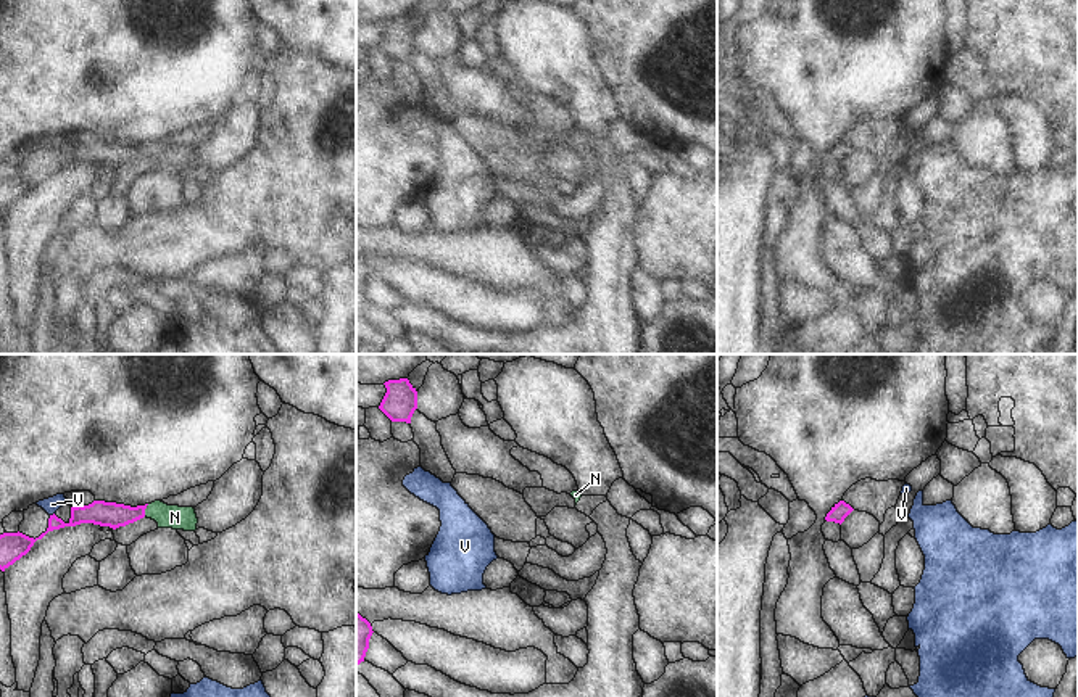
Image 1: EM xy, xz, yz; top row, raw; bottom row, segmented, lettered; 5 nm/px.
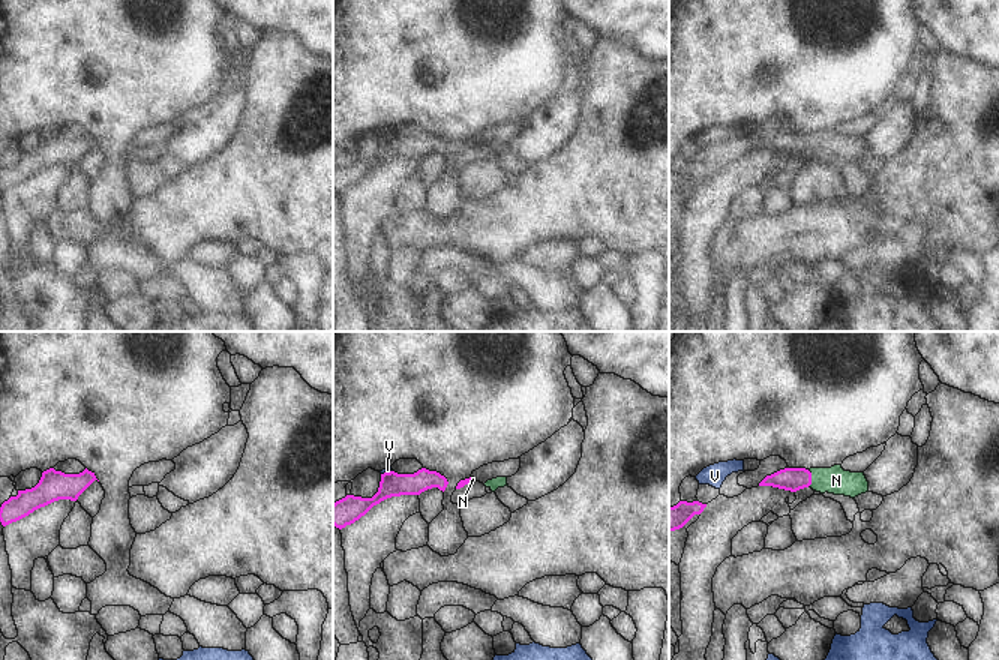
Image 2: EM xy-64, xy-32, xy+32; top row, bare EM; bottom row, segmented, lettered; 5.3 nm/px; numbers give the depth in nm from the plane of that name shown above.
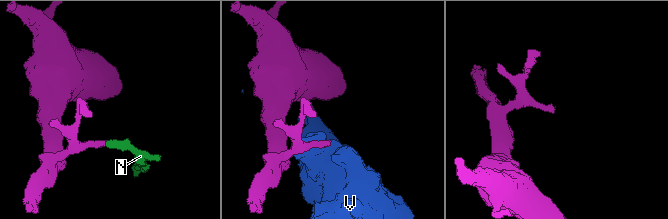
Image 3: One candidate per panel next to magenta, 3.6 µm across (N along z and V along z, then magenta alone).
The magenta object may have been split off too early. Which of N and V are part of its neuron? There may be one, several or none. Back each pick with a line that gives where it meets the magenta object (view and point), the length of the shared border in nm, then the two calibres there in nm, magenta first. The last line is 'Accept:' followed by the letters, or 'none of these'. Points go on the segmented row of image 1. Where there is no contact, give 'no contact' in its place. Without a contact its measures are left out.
N: xy (144, 511) | 70 nm | 130/120 nm
Accept: N

